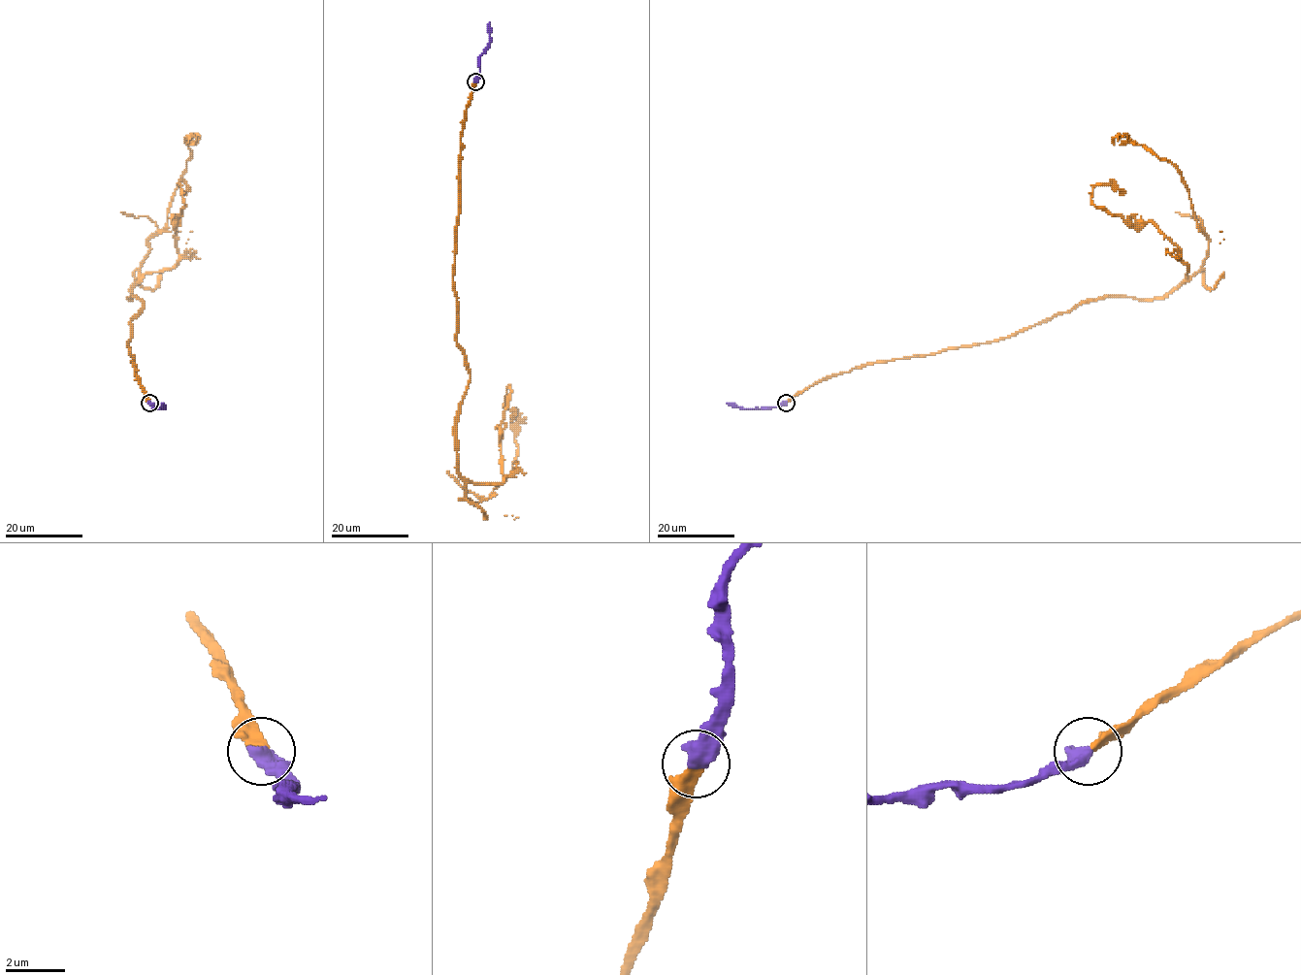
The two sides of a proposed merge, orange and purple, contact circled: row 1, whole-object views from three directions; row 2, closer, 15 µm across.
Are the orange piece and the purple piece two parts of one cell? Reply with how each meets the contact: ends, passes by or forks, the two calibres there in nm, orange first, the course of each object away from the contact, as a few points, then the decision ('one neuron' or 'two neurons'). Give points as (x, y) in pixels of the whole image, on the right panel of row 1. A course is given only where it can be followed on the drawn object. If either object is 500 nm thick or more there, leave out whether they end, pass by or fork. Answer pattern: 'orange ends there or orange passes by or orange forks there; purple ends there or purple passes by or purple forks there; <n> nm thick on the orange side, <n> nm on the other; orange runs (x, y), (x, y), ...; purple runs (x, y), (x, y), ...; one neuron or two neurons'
320 nm thick on the orange side, 600 nm on the other; orange runs (787, 403), (856, 368), (1187, 281), (1209, 240), (1189, 190), (1121, 142); purple runs (786, 403), (778, 406), (746, 409), (727, 403); one neuron

